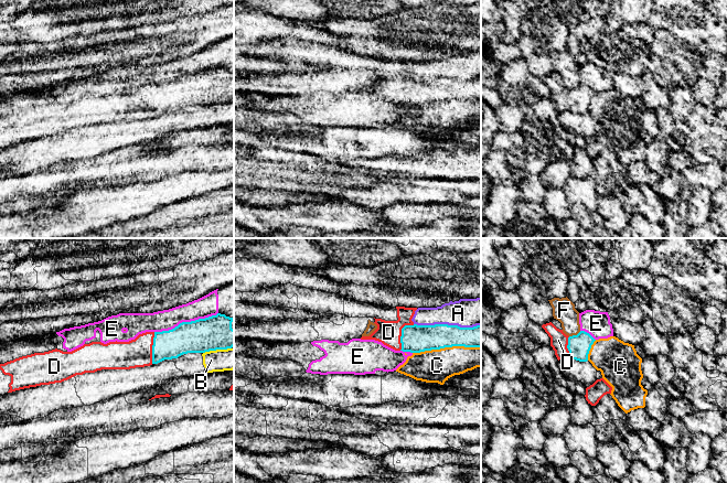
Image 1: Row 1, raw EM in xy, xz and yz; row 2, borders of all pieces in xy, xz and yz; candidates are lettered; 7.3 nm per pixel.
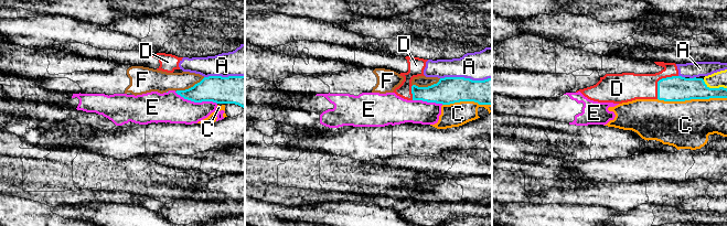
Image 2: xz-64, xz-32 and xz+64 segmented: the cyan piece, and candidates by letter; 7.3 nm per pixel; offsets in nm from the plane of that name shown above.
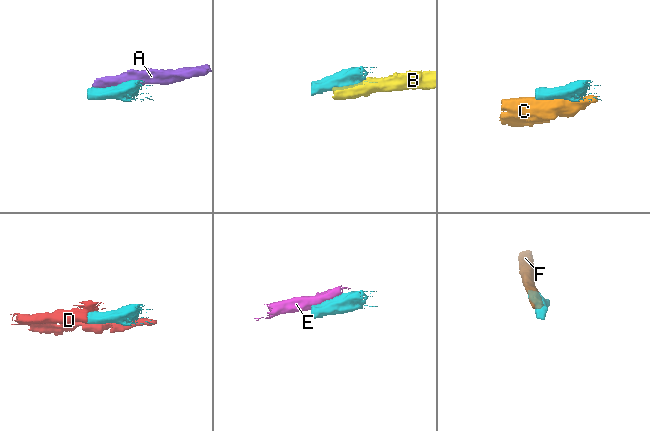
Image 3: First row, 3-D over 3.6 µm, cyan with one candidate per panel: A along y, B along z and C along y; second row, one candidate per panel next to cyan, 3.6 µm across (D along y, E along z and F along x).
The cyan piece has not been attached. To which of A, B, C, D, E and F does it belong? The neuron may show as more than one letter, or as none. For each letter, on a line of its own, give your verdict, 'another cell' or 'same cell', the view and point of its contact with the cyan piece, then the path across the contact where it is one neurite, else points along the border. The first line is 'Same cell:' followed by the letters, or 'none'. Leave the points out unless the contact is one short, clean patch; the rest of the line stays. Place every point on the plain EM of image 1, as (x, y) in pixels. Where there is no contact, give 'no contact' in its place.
Same cell: D
A: another cell; meets cyan in xz at (447, 77)
B: another cell; meets cyan in xy at (216, 102)
C: another cell; meets cyan in xz at (446, 99)
D: same cell; meets cyan in xz at (402, 86); runs through xz (415, 92), (402, 86), (388, 85)
E: another cell; meets cyan in xy at (185, 75)
F: another cell; meets cyan in yz at (575, 88)

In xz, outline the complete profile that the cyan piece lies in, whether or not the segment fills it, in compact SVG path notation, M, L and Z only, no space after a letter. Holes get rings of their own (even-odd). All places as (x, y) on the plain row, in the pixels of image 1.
M396 60L397 74L375 72L377 82L361 93L375 93L395 103L420 106L452 99L481 100L481 78L417 78L411 72L417 61Z

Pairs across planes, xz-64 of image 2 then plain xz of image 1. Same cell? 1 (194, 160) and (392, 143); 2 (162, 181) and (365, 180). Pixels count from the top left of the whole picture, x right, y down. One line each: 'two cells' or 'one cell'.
1: two cells
2: one cell

